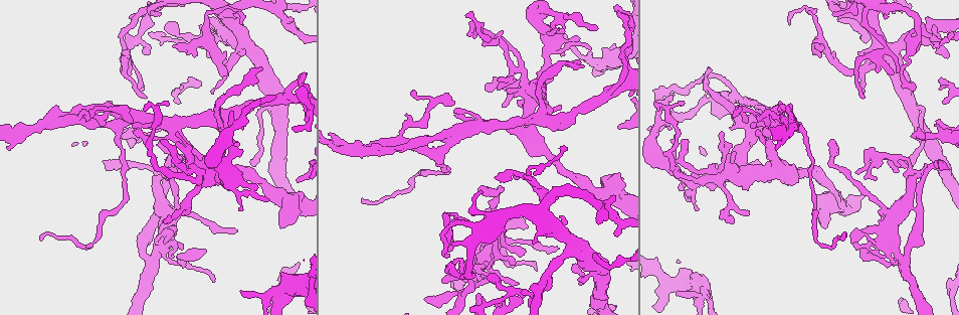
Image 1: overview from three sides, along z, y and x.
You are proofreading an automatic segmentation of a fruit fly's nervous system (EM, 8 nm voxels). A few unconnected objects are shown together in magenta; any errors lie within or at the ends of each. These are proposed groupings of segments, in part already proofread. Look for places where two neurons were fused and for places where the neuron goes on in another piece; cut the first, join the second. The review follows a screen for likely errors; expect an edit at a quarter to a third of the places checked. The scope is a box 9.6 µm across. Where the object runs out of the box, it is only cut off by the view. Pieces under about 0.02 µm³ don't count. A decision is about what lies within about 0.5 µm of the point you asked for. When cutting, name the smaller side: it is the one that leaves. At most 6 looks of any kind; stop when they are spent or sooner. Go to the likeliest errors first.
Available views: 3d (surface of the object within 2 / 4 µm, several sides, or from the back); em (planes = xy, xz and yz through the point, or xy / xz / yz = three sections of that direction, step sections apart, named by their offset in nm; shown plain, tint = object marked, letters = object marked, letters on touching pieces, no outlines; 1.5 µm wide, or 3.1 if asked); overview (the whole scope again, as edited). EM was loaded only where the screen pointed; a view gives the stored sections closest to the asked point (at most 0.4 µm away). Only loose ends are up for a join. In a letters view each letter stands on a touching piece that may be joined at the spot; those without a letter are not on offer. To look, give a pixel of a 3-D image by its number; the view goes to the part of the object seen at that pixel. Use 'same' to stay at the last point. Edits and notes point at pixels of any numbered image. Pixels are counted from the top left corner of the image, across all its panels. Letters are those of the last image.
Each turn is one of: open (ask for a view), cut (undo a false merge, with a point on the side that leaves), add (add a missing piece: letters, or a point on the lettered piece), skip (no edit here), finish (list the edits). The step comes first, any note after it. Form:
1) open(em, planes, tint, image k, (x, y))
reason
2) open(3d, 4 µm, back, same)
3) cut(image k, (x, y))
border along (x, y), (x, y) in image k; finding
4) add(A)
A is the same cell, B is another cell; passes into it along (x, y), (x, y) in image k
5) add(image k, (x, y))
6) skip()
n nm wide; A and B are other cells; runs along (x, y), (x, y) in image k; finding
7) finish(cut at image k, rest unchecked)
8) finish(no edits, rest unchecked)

open(em, yz, step 8, tint, image 1, (708, 68))
free end

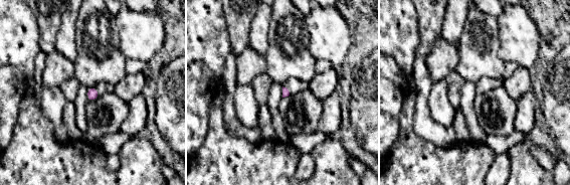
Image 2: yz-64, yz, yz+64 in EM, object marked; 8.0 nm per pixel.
open(em, planes, letters, same)
another direction

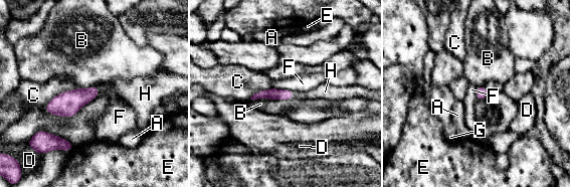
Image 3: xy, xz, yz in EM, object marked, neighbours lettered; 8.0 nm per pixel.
add(H)
C touches over 320 nm; H is the same cell, A, B, C, D, E, F and G are other cells; passes into it along (270, 94), (292, 98), (322, 91) in image 3; it goes on there

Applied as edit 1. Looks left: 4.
open(overview)

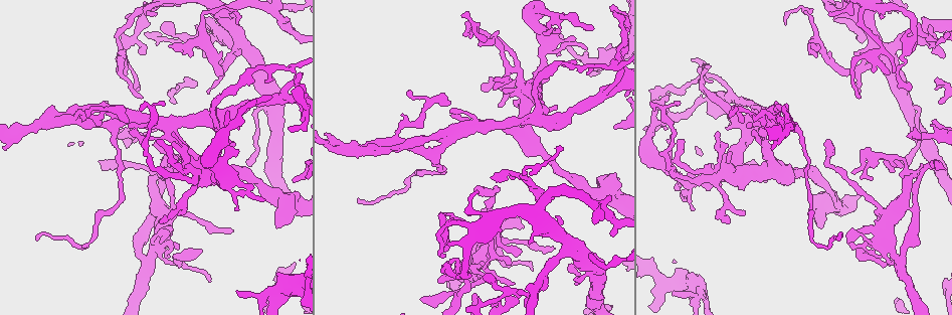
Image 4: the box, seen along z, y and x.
open(3d, 2 µm, image 4, (494, 81))
an open end

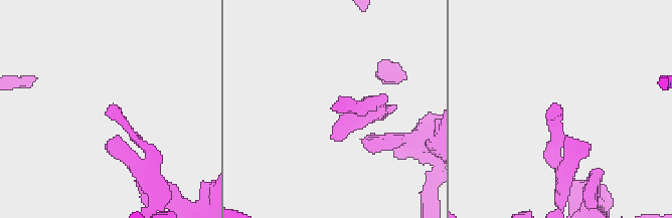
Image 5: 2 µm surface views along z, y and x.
open(em, yz, step 4, letters, image 5, (111, 106))
shape alone is not enough

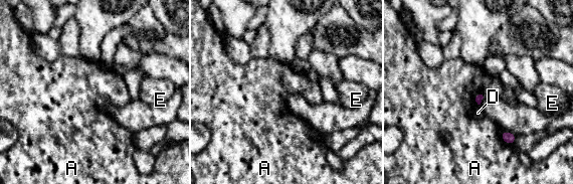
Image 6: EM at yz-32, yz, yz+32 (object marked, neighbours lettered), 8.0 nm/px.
open(em, planes, letters, same)
cut it another way

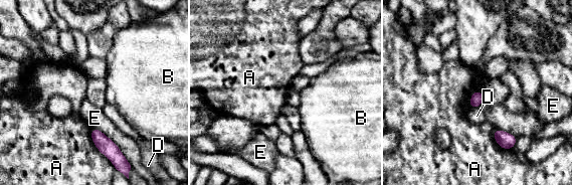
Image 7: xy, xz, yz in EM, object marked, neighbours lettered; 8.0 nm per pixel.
skip()
A, B, D and E are other cells; border along (90, 129), (93, 145), (109, 159) in image 7; none of them fits

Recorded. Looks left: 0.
finish(add at image 3, rest unchecked)

